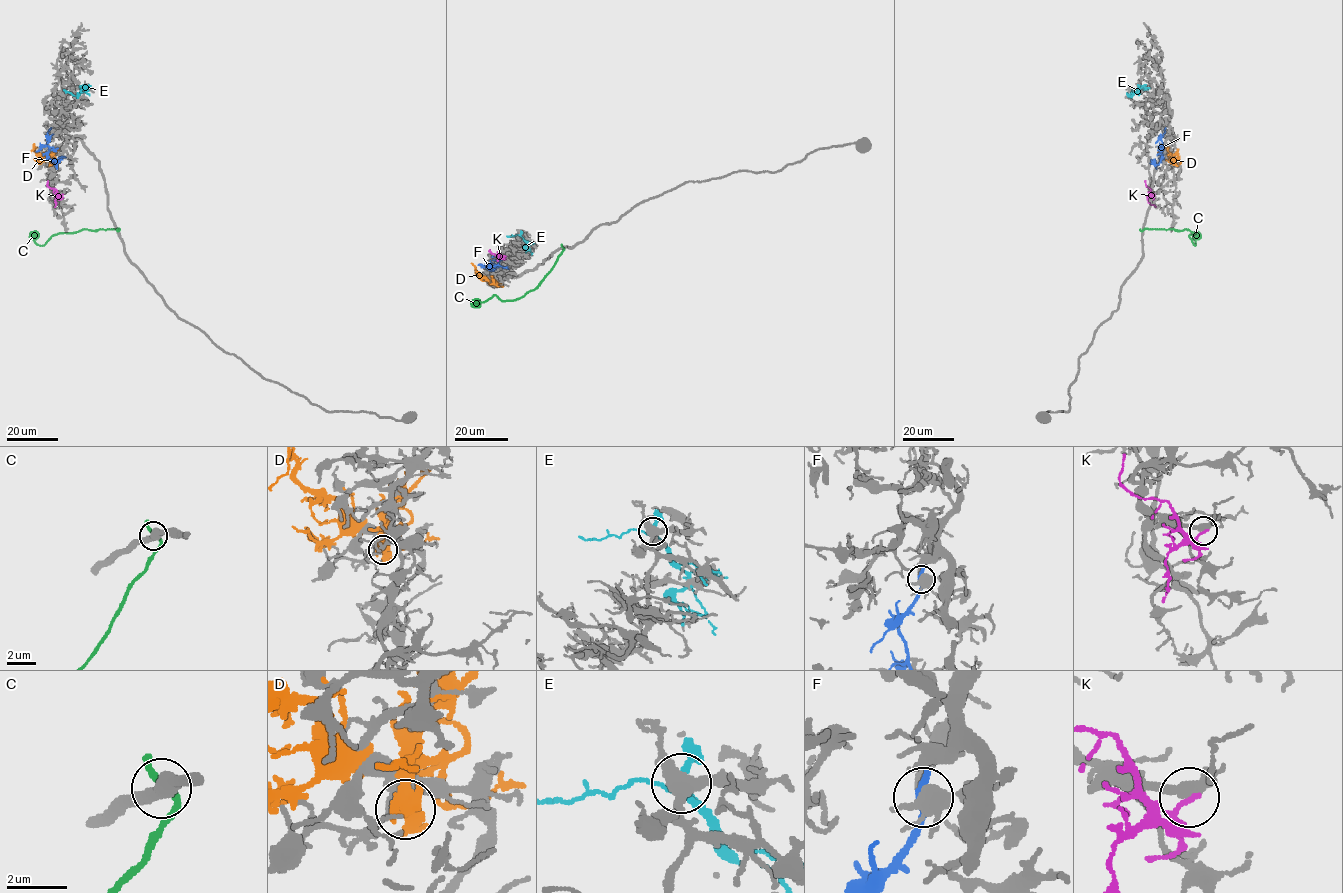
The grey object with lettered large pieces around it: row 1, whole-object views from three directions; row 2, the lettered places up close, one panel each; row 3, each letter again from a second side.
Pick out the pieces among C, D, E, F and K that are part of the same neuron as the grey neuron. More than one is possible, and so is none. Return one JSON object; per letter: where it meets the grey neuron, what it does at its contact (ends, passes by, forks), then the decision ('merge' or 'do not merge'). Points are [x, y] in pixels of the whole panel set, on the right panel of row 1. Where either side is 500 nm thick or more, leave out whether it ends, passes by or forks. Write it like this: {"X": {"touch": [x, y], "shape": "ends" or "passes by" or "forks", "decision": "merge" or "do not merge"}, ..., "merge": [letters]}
{"C": {"touch": [1142, 231], "shape": "passes by", "decision": "do not merge"}, "D": {"touch": [1176, 163], "shape": "forks", "decision": "do not merge"}, "E": {"touch": [1130, 97], "shape": "forks", "decision": "do not merge"}, "F": {"touch": [1165, 130], "shape": "passes by", "decision": "do not merge"}, "K": {"touch": [1154, 194], "shape": "ends", "decision": "do not merge"}, "merge": []}

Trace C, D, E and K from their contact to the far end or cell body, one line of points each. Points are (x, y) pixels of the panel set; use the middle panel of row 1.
C: (562, 247), (552, 269), (534, 289), (517, 299), (501, 301), (494, 295), (476, 303)
D: (492, 282), (480, 277), (471, 263)
E: (520, 235), (532, 254)
K: (504, 259), (490, 249)

